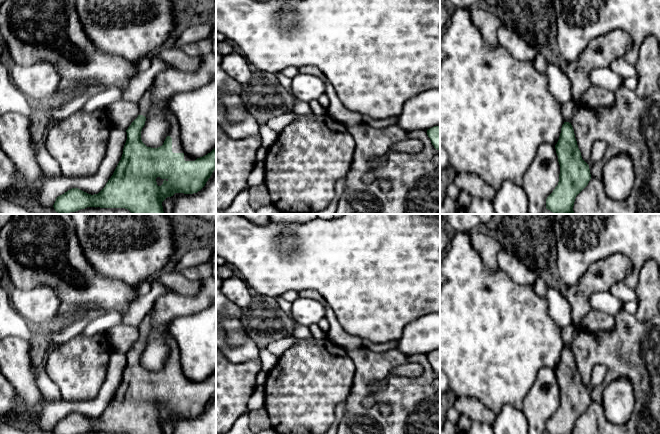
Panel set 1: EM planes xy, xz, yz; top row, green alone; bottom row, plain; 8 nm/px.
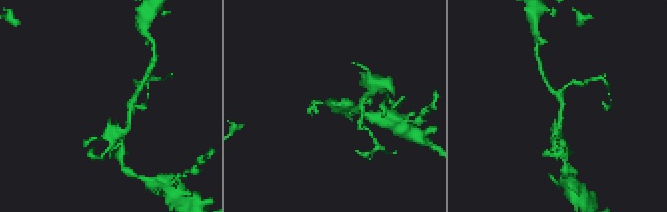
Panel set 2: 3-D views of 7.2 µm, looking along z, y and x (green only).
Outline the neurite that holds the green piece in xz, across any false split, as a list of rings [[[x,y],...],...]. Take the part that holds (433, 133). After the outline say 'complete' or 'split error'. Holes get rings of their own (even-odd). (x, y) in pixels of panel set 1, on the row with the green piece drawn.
[[[440,125],[427,130],[427,135],[435,149],[440,150]]]; complete

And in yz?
[[[571,123],[562,125],[555,149],[560,165],[559,182],[546,199],[546,209],[554,214],[575,214],[575,198],[588,185],[591,174],[589,165],[582,159]]]; complete

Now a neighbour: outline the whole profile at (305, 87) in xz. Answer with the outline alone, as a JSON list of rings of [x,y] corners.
[[[299,73],[292,78],[291,91],[301,101],[307,103],[317,101],[322,94],[325,94],[325,82],[319,77]]]

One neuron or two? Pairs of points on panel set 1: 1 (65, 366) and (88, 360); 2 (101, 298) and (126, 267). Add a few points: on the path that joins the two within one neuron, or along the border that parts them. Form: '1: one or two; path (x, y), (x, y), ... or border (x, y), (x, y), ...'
1: one; path (71, 366), (80, 359), (82, 360)
2: two; border (95, 269), (108, 276), (117, 277), (131, 286)

